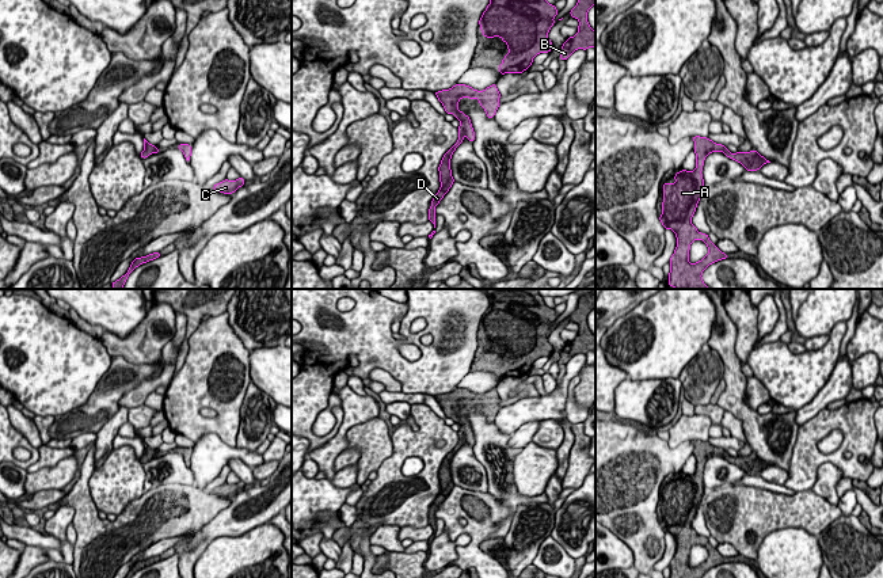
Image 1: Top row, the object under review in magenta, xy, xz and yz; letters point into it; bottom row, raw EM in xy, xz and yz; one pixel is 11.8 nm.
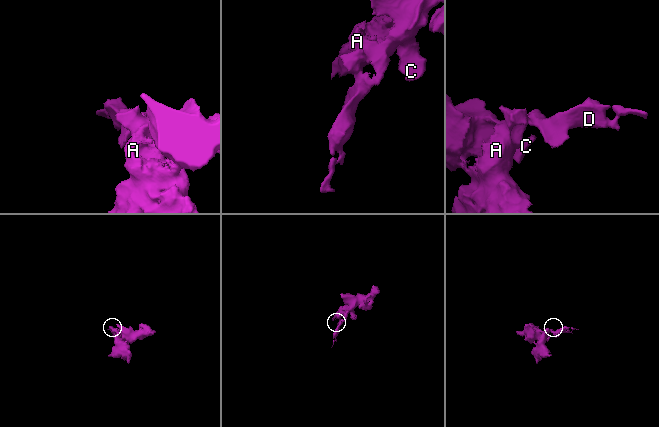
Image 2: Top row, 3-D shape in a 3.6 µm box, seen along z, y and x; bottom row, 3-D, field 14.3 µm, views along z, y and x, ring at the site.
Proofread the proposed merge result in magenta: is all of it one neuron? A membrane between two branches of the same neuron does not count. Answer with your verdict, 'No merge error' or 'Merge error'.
No merge error

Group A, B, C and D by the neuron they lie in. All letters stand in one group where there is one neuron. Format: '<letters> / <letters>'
A B C D

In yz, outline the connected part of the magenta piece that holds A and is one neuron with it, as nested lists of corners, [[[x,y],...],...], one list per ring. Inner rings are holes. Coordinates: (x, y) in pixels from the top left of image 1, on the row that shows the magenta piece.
[[[694,136],[696,168],[675,172],[674,183],[663,183],[662,214],[659,220],[665,229],[671,229],[677,237],[677,247],[670,258],[669,286],[675,289],[709,289],[701,275],[712,263],[727,259],[728,255],[715,246],[707,233],[701,233],[692,224],[692,217],[704,190],[703,166],[705,157],[712,152],[723,152],[727,157],[741,163],[746,171],[758,171],[764,164],[770,163],[756,149],[750,152],[731,153],[724,145],[716,144],[708,137]],[[703,240],[708,254],[699,262],[689,262],[690,244]]]

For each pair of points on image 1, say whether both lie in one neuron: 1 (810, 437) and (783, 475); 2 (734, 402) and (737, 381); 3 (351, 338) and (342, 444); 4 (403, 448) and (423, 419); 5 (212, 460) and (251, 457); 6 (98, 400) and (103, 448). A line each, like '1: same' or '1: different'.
1: different
2: same
3: different
4: same
5: same
6: different

